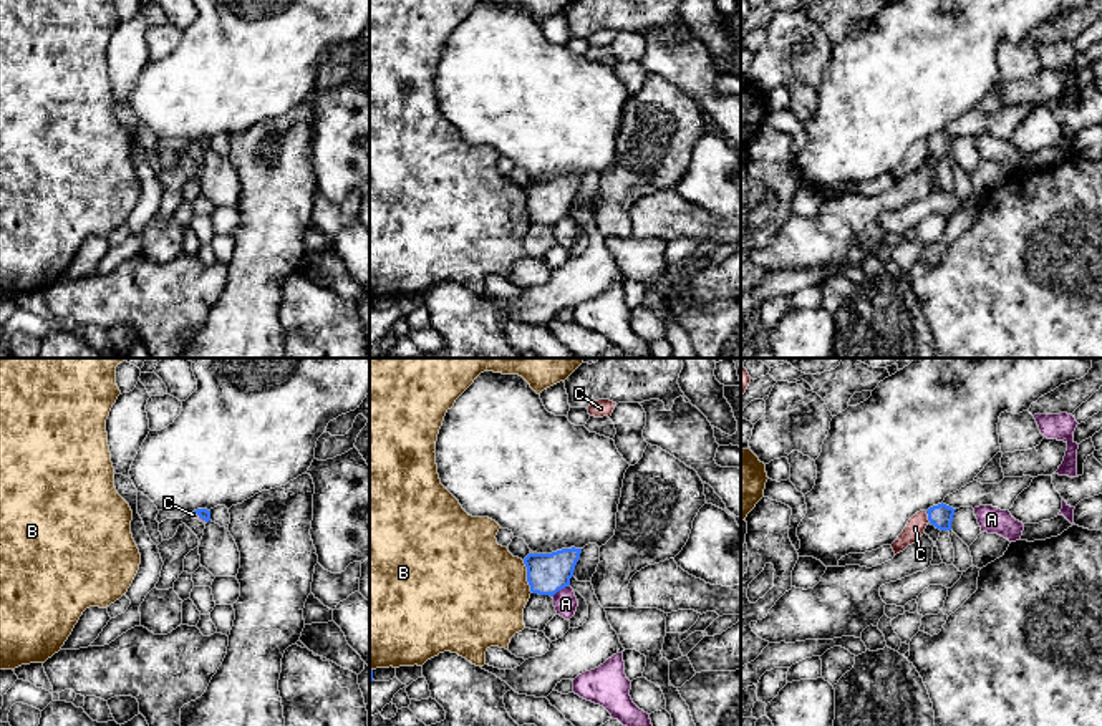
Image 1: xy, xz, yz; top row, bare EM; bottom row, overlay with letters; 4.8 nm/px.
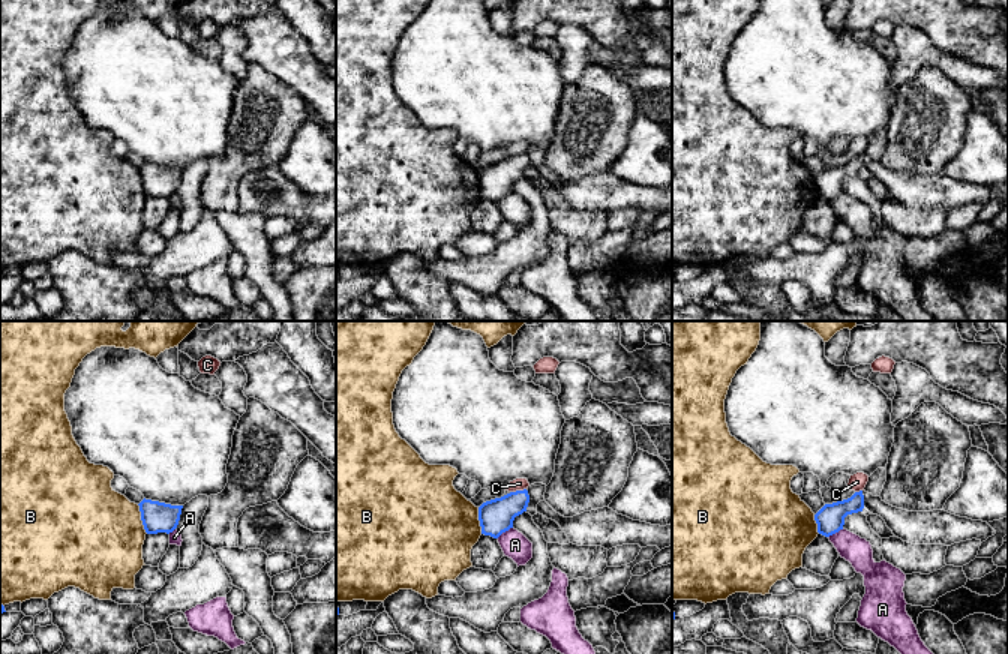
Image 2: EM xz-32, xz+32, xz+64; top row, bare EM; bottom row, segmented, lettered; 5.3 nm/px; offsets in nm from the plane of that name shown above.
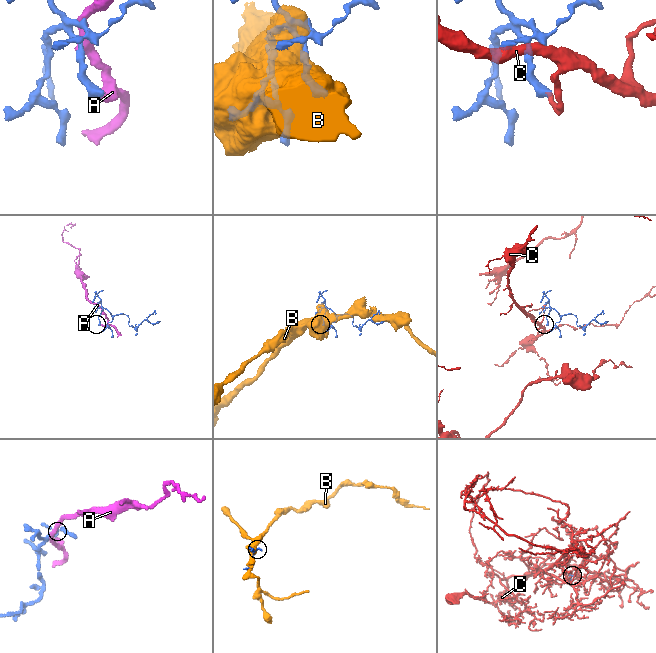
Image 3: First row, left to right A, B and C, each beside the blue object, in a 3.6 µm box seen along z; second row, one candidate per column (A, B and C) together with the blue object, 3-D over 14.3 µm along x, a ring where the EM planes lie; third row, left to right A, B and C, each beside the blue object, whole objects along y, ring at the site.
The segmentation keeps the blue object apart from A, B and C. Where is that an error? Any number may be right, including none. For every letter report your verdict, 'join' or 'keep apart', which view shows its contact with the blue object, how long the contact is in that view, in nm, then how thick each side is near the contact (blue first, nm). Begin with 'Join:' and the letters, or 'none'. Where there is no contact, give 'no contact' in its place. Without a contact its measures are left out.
Join: none
A: keep apart; meets blue in xz; contact 100 nm long; 200 nm thick on the blue side, 120 nm on the other
B: keep apart; meets blue in xz; contact 170 nm long; 200 nm thick on the blue side, 480 nm on the other
C: keep apart; meets blue in yz; contact 60 nm long; 120 nm thick on the blue side, 90 nm on the other

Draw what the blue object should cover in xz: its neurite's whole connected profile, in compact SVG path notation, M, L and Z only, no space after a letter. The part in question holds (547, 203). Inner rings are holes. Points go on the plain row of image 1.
M562 177L552 182L529 182L524 187L532 222L553 225L570 214L582 177Z

